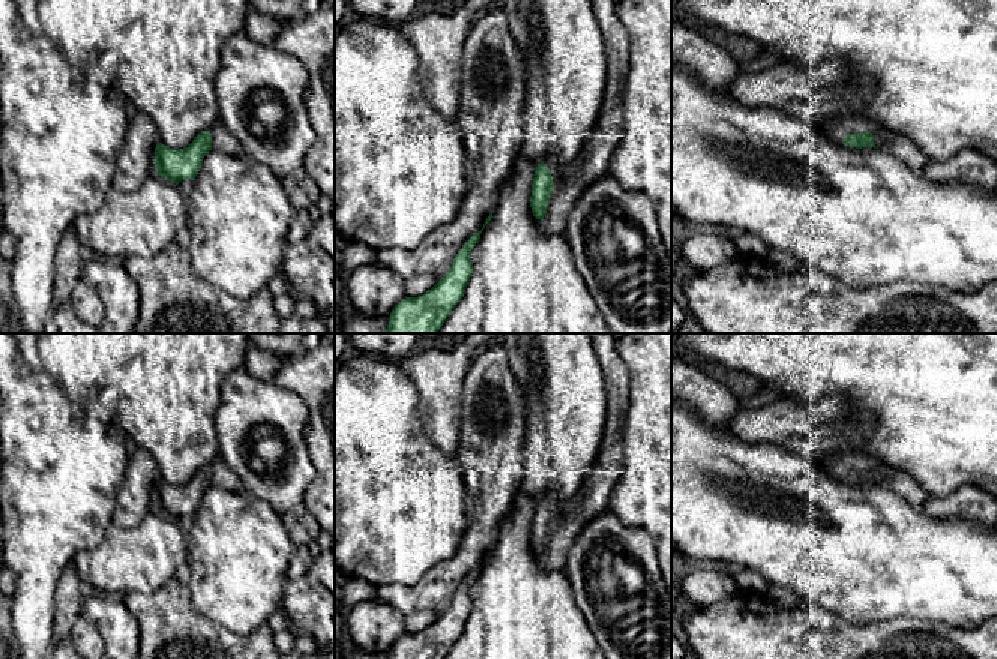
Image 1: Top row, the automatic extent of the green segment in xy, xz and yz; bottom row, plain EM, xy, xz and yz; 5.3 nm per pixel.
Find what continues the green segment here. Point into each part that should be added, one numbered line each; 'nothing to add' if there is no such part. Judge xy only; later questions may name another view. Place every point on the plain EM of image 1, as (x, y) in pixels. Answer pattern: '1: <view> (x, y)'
1: xy (222, 476)

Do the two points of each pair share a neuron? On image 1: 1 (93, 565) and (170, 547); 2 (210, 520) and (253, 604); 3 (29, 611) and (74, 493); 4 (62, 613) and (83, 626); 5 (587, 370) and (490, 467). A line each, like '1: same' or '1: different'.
1: same
2: same
3: same
4: different
5: different

